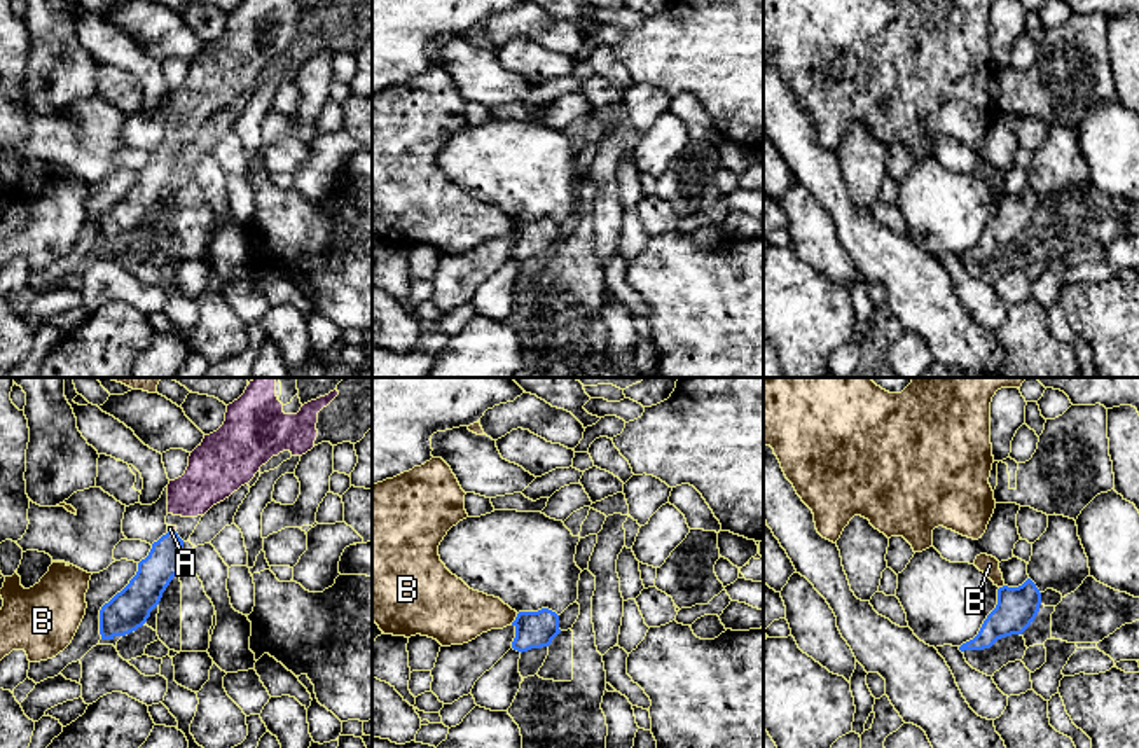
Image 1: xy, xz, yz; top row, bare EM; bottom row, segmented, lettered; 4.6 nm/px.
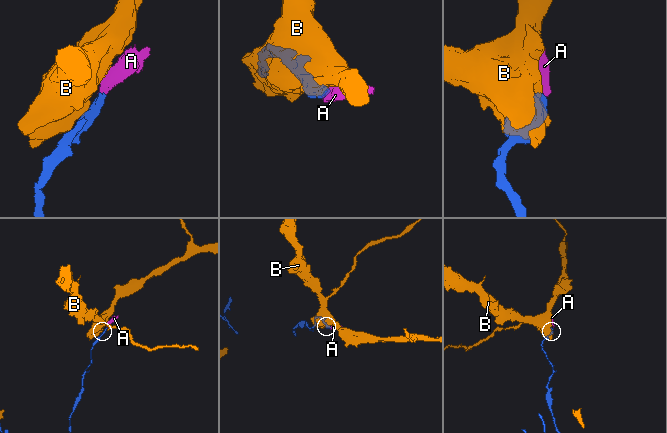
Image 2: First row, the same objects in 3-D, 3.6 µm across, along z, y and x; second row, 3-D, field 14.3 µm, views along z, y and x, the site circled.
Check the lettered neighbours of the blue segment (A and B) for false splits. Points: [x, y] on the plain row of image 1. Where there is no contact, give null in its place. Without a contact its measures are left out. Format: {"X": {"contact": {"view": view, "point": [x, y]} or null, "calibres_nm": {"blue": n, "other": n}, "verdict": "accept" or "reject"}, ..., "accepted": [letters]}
{"A": {"contact": {"view": "xy", "point": [172, 140]}, "calibres_nm": {"blue": 160, "other": 30}, "verdict": "accept"}, "B": {"contact": {"view": "xz", "point": [516, 228]}, "calibres_nm": {"blue": 180, "other": 260}, "verdict": "reject"}, "accepted": ["A"]}

